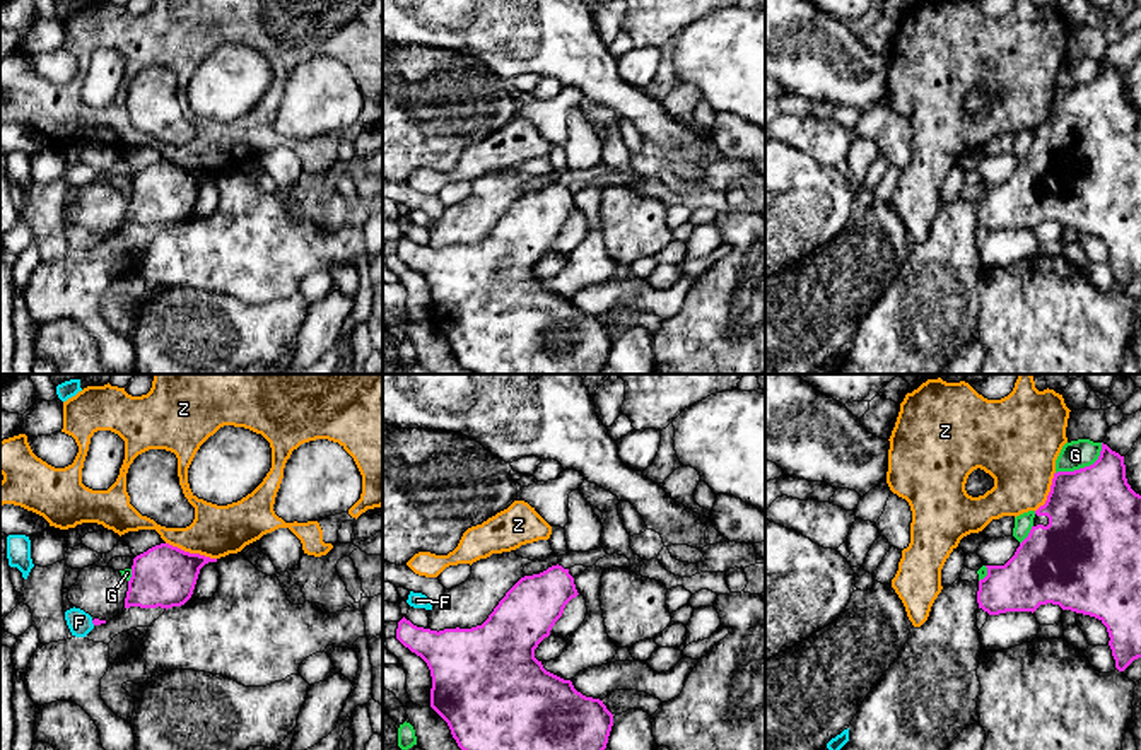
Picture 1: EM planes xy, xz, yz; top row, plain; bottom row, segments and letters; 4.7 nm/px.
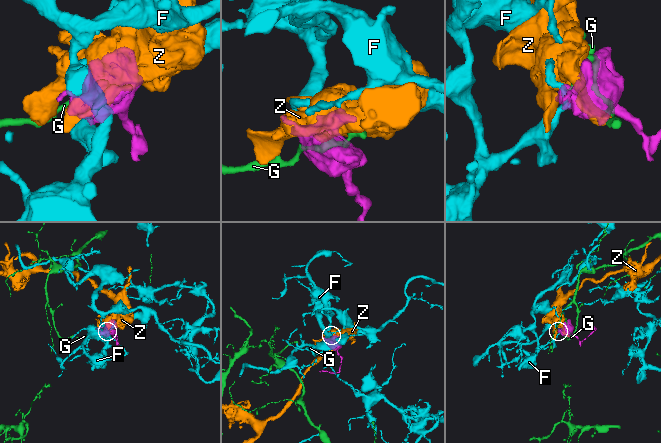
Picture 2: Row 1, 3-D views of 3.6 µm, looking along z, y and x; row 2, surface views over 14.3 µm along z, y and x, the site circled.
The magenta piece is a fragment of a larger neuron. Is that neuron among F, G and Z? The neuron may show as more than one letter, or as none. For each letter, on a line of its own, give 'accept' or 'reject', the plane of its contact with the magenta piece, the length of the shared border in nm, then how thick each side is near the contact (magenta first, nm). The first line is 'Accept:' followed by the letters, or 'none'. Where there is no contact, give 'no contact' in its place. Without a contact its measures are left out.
Accept: F
F: accept | xy | 30 nm | 30/120 nm
G: reject | yz | 260 nm | 440/140 nm
Z: reject | xy | 260 nm | 300/240 nm

